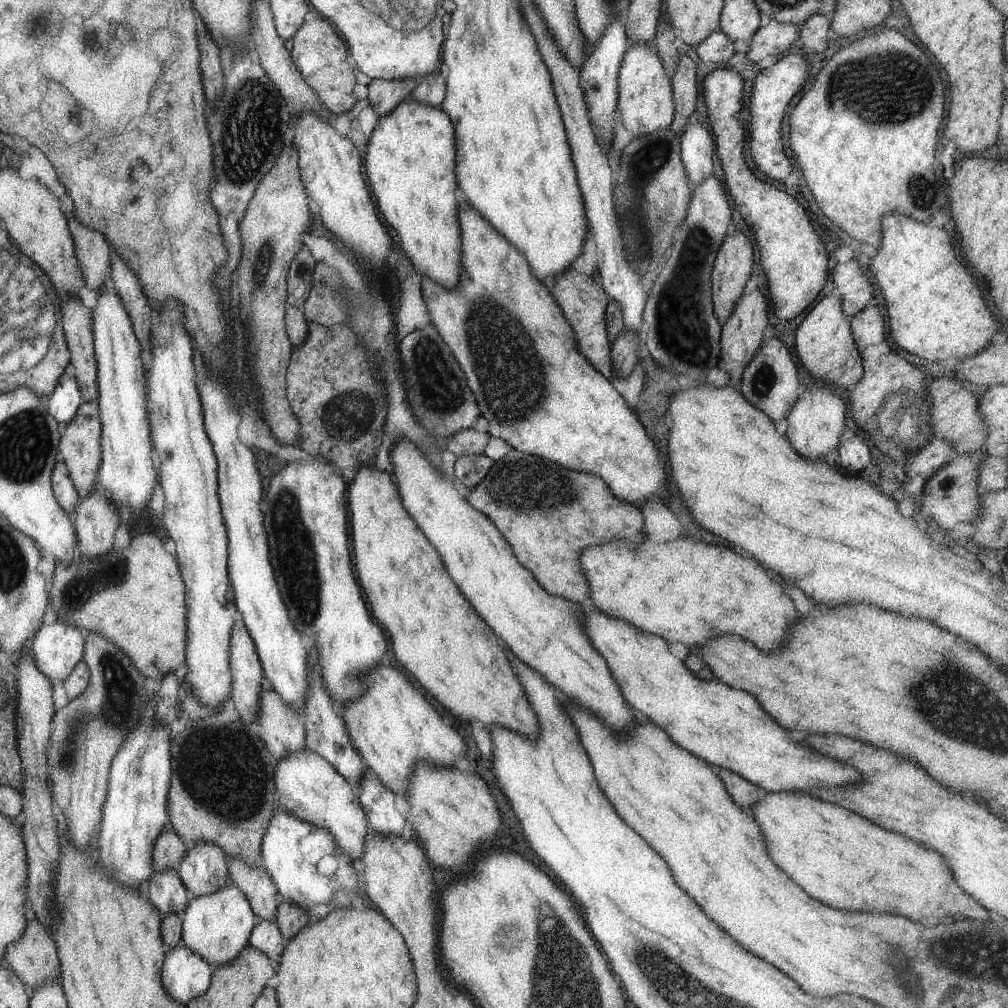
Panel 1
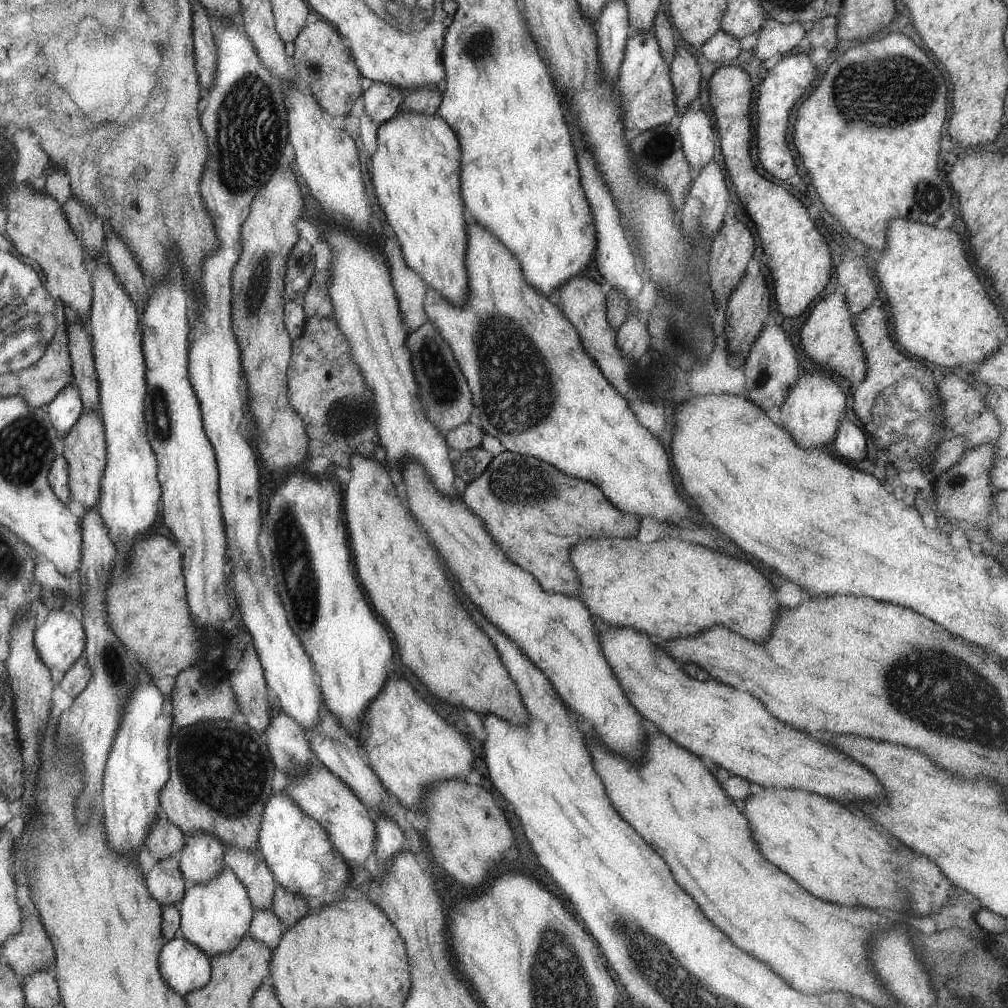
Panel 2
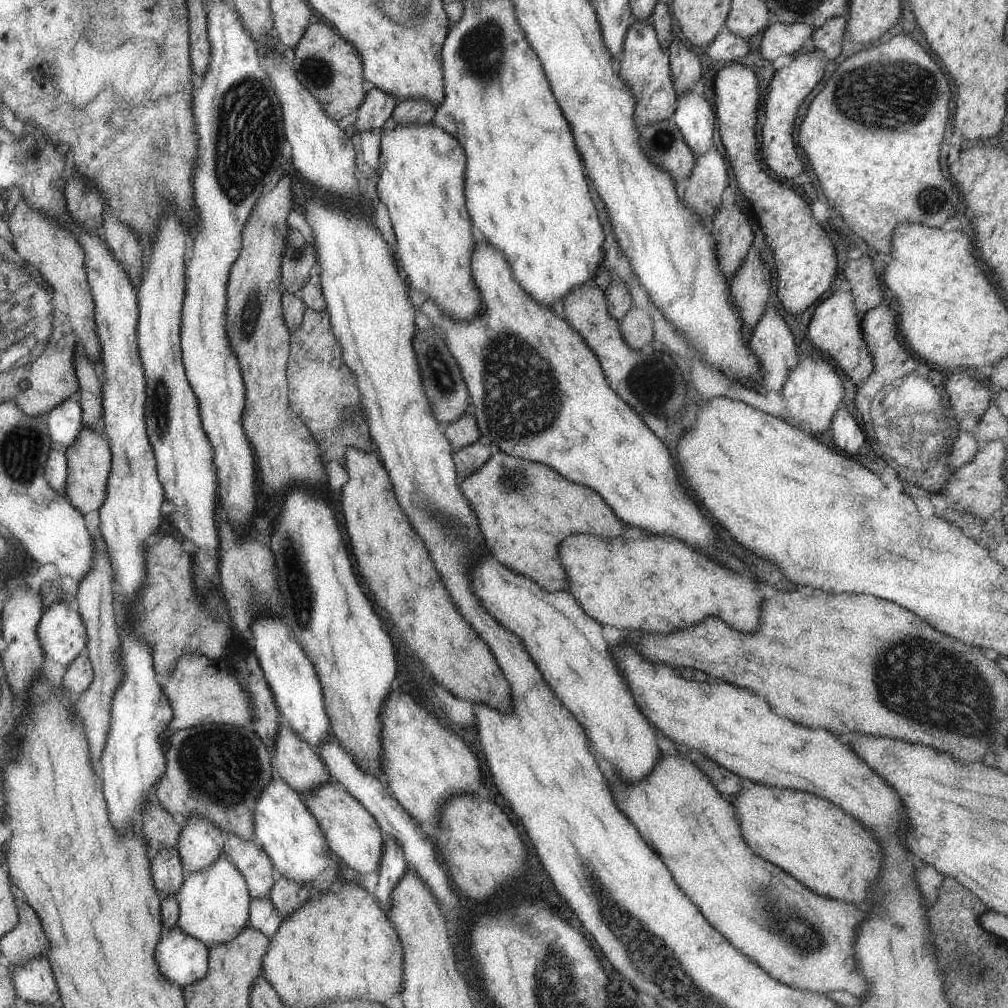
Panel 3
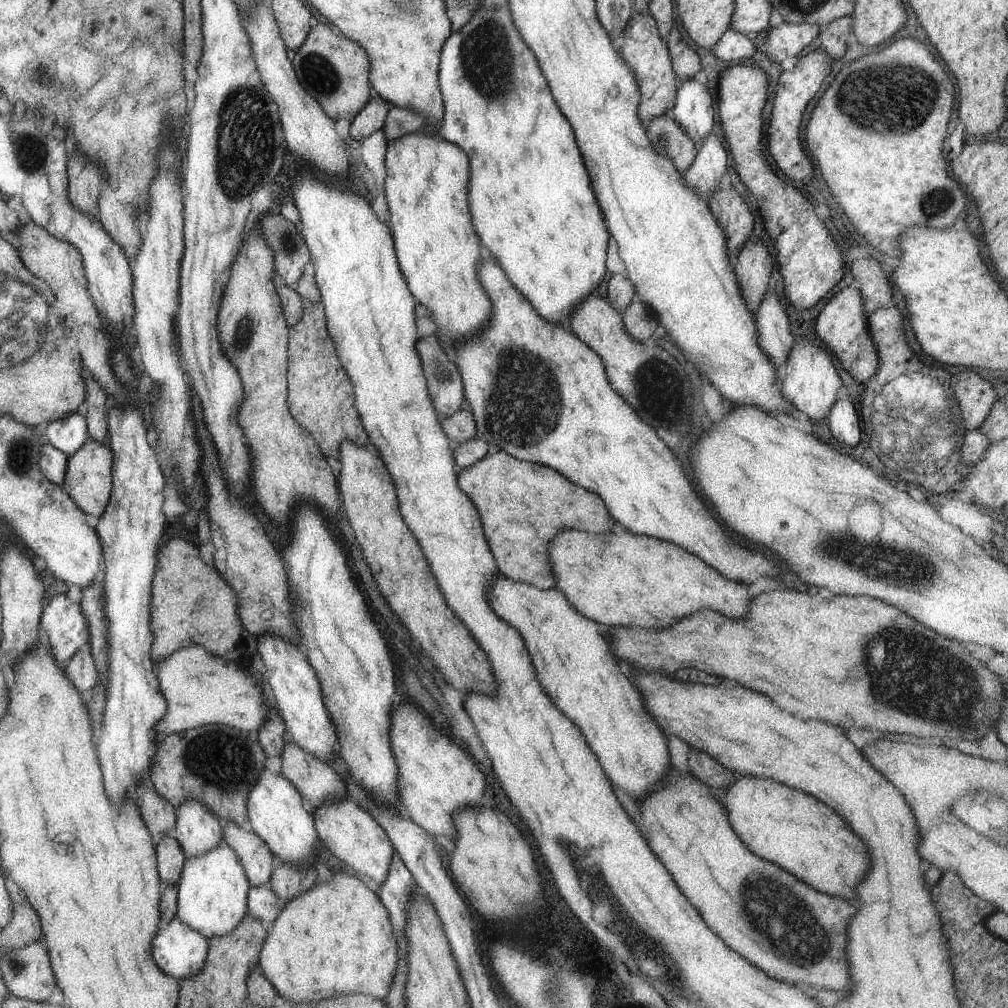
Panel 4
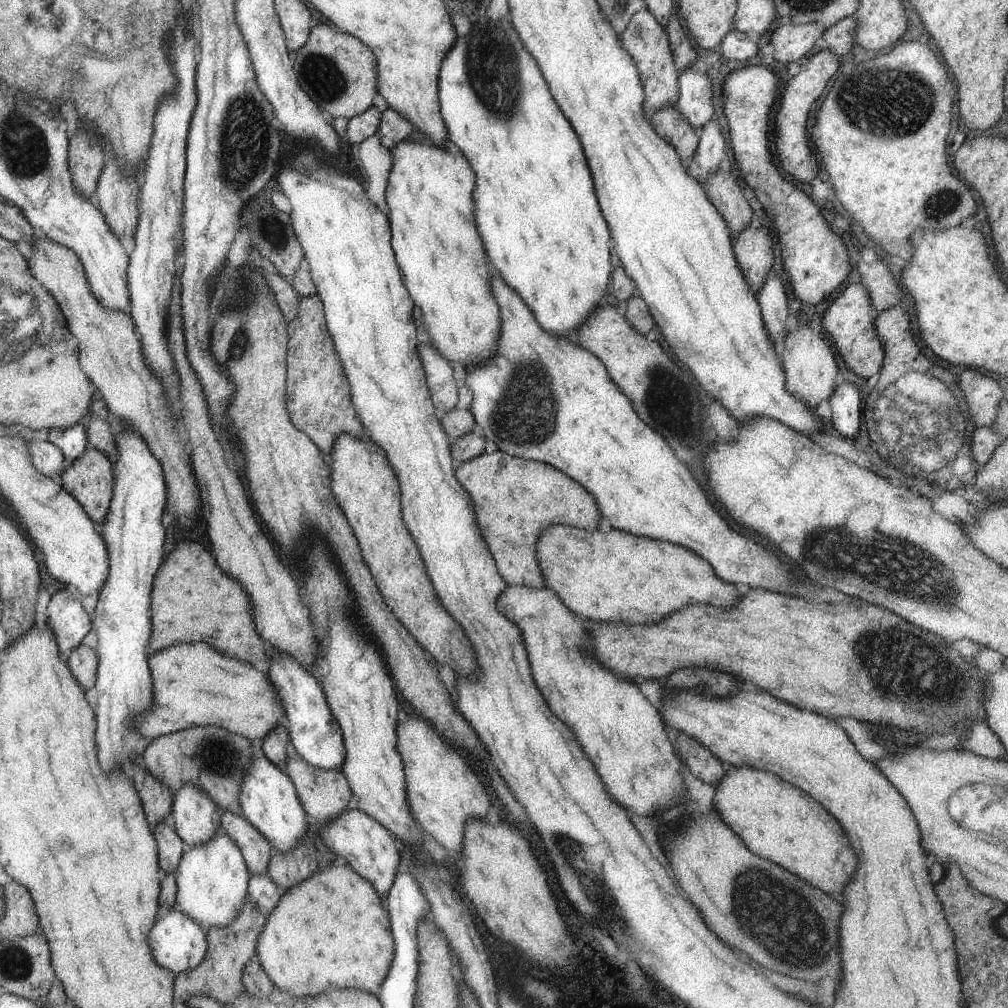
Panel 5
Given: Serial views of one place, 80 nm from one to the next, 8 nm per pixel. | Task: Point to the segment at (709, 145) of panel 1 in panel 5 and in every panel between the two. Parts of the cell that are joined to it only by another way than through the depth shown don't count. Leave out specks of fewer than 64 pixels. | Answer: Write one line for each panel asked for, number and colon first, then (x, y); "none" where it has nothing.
2: (697, 137)
3: (694, 117)
4: (693, 111)
5: (694, 104)

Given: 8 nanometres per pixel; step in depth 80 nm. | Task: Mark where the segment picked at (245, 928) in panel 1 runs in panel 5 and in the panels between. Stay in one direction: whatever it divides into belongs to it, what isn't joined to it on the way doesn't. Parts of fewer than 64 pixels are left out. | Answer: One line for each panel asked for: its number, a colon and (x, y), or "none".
2: (216, 916)
3: (214, 905)
4: (212, 896)
5: (212, 880)

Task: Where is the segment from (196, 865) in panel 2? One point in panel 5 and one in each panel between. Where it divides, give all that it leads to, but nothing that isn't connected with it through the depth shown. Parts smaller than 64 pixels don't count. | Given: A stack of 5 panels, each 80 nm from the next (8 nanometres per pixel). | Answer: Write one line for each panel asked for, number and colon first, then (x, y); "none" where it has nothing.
3: (201, 844)
4: (198, 830)
5: (197, 818)

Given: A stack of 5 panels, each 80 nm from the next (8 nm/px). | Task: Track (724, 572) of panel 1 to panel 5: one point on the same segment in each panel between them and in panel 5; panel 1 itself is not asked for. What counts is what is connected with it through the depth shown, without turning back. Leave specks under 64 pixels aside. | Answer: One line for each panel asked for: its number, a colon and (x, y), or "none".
2: (668, 589)
3: (657, 585)
4: (621, 580)
5: (623, 578)

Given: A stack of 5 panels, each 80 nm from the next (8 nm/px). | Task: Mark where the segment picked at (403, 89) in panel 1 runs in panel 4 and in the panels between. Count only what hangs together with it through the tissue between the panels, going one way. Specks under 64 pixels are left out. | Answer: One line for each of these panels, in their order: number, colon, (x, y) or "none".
2: (382, 101)
3: (377, 106)
4: (371, 118)

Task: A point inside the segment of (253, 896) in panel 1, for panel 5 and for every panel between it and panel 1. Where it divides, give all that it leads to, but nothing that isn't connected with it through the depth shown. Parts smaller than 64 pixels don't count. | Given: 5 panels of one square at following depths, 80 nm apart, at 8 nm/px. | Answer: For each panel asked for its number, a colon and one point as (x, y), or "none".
2: (251, 870)
3: (254, 864)
4: (258, 862)
5: (257, 851)

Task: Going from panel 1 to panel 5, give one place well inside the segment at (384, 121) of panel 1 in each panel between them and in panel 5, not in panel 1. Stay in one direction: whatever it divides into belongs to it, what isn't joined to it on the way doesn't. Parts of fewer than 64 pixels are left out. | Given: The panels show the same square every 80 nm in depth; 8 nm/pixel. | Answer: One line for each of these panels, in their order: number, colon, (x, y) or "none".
2: (415, 172)
3: (420, 176)
4: (427, 176)
5: (429, 195)

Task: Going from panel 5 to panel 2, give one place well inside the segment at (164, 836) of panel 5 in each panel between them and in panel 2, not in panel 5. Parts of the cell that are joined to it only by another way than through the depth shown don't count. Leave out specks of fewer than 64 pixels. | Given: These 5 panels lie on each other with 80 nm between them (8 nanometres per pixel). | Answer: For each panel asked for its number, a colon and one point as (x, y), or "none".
2: (166, 883)
3: (169, 875)
4: (171, 858)

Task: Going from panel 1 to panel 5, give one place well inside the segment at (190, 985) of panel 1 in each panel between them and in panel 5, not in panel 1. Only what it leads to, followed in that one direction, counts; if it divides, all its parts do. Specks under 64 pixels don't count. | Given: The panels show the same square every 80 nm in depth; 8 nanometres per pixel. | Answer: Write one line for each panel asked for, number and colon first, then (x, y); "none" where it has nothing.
2: (187, 967)
3: (184, 960)
4: (180, 950)
5: (180, 944)

